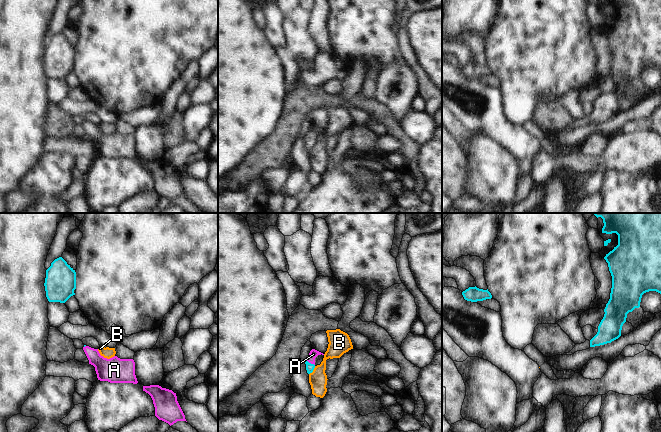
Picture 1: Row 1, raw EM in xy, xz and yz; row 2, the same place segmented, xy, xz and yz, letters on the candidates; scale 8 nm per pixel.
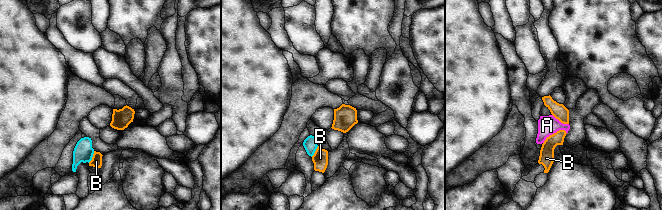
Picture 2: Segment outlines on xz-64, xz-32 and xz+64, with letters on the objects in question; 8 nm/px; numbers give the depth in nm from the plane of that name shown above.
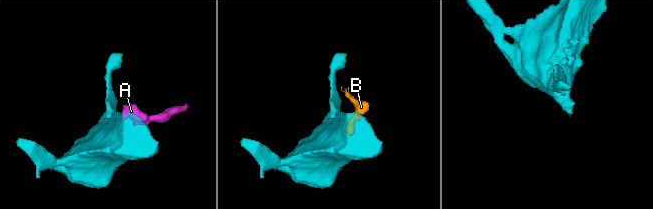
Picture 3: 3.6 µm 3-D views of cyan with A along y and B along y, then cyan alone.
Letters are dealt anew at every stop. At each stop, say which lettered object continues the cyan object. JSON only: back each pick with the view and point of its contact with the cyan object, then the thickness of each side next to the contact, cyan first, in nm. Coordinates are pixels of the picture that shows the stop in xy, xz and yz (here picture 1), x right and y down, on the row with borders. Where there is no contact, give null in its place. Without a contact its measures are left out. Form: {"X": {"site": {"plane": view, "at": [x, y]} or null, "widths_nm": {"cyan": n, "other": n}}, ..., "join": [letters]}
{"A": {"site": {"plane": "xz", "at": [310, 363]}, "widths_nm": {"cyan": 70, "other": 70}}, "join": ["A"]}

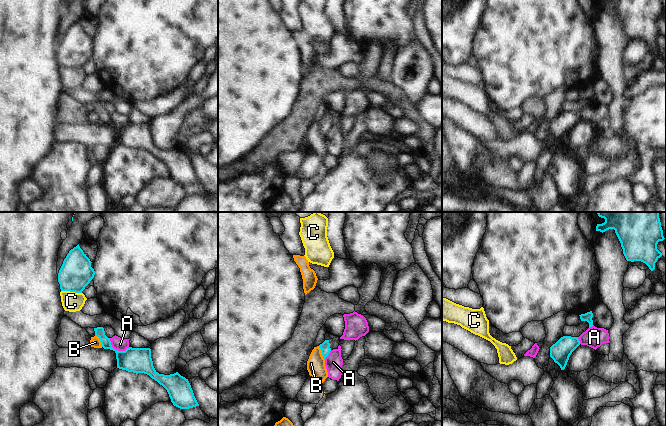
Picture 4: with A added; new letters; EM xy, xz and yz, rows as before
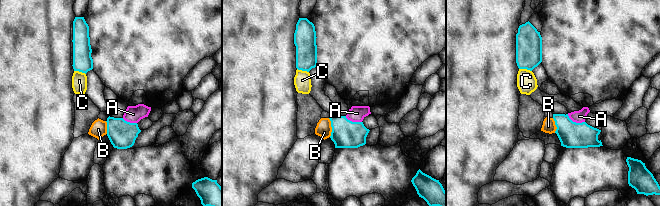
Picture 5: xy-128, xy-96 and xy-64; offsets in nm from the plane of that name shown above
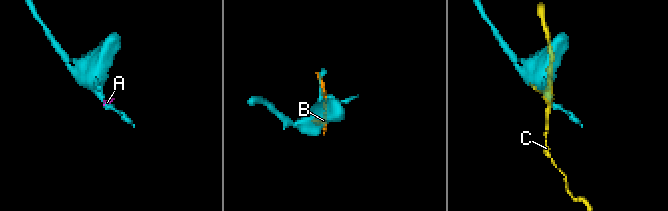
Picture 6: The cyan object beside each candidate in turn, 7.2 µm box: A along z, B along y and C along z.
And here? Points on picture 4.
{"join": []}

